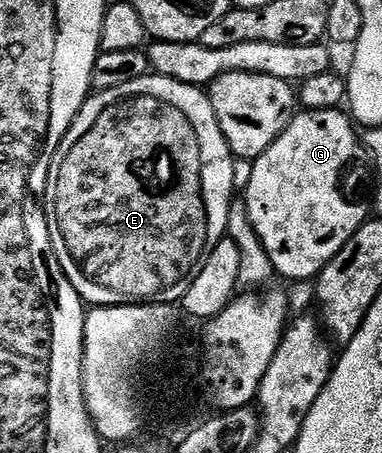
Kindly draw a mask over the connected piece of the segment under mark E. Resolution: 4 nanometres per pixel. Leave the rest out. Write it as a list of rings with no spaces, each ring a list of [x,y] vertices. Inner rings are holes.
[[[150,73],[127,85],[90,94],[83,106],[78,109],[73,124],[67,129],[55,153],[45,186],[45,215],[49,219],[49,232],[55,257],[59,257],[63,273],[75,290],[81,294],[82,300],[93,307],[123,307],[154,303],[173,305],[184,300],[187,289],[191,289],[195,277],[203,273],[203,265],[207,265],[207,257],[211,257],[215,245],[219,245],[219,241],[226,238],[229,229],[229,209],[235,199],[233,163],[235,164],[235,156],[229,149],[225,134],[221,131],[215,109],[209,104],[208,94],[200,86],[181,83],[158,73]]]

